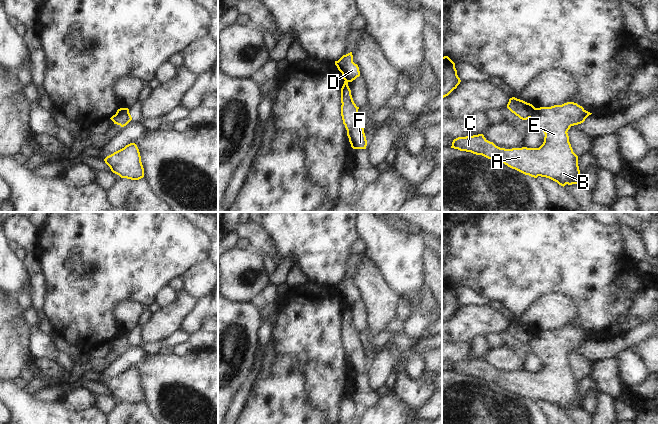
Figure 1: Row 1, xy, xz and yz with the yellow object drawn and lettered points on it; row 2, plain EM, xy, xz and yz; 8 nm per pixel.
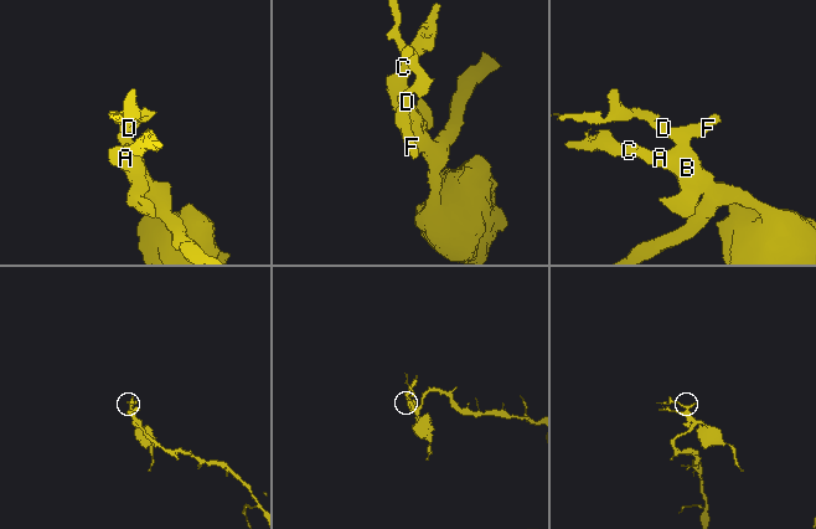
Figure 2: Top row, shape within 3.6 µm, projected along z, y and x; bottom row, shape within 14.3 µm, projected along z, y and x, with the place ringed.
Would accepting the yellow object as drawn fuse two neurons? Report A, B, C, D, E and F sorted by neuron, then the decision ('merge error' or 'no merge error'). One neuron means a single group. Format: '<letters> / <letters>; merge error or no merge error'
A B C E F / D; merge error

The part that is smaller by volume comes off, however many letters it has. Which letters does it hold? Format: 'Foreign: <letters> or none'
Foreign: D

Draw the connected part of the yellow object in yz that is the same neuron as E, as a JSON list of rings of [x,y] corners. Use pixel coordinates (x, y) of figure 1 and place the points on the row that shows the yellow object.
[[[574,102],[535,108],[530,119],[534,127],[545,134],[539,148],[500,148],[483,134],[458,137],[453,140],[451,148],[498,159],[525,175],[546,177],[563,187],[566,184],[581,184],[578,156],[573,152],[567,132],[591,114]]]

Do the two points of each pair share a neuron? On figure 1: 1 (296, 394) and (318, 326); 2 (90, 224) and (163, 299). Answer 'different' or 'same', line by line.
1: different
2: different

